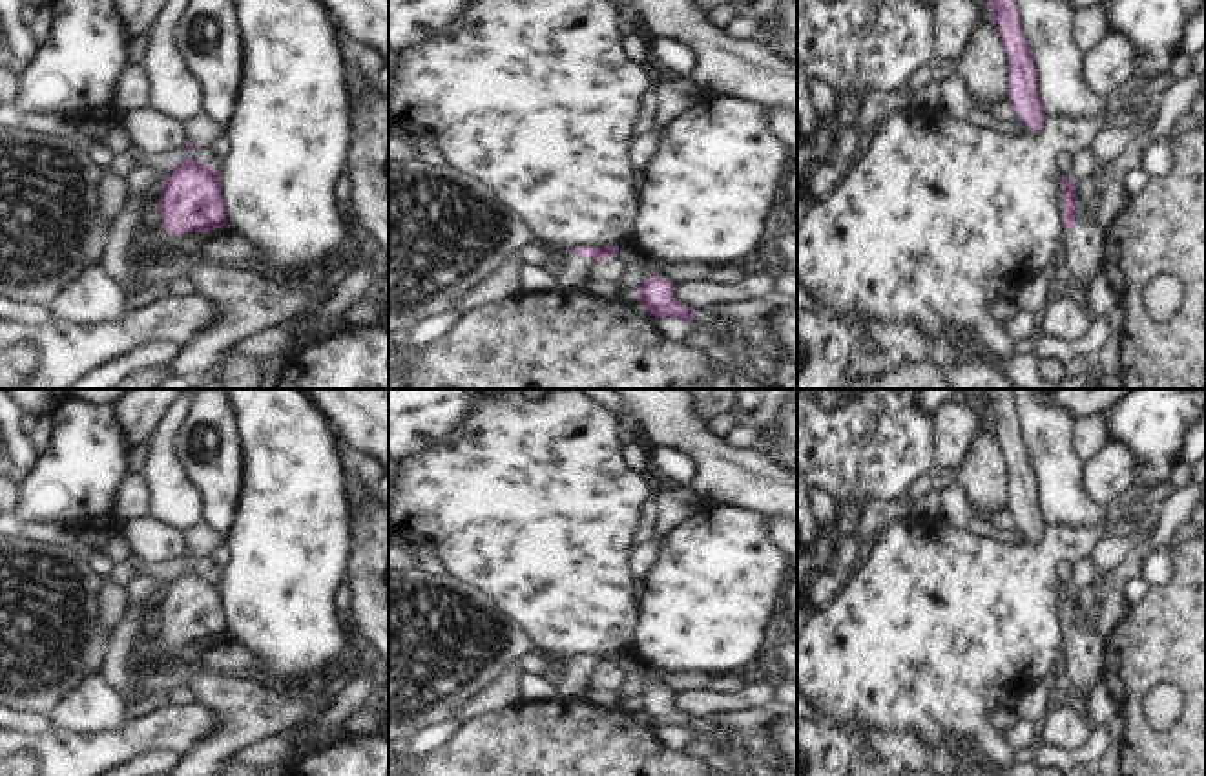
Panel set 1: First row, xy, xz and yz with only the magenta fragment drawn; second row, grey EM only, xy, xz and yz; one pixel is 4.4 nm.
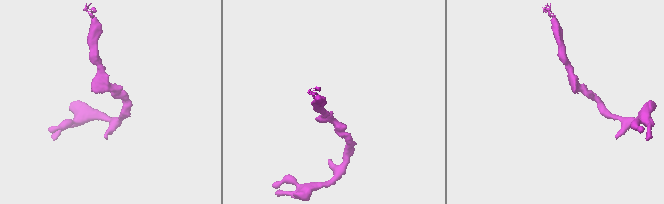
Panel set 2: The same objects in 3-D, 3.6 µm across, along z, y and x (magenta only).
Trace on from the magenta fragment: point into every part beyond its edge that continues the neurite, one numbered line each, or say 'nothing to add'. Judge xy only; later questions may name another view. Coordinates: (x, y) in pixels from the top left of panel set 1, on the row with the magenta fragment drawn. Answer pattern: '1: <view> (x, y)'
1: xy (165, 241)

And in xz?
1: xz (573, 272)

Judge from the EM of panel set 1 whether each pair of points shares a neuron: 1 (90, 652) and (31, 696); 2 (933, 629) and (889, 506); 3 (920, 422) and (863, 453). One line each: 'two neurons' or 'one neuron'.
1: one neuron
2: two neurons
3: one neuron

